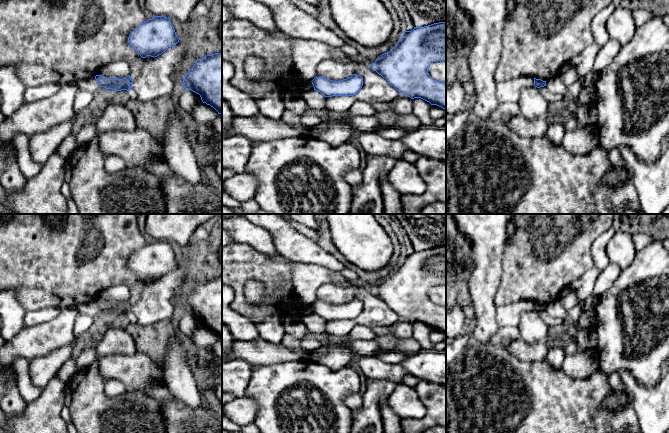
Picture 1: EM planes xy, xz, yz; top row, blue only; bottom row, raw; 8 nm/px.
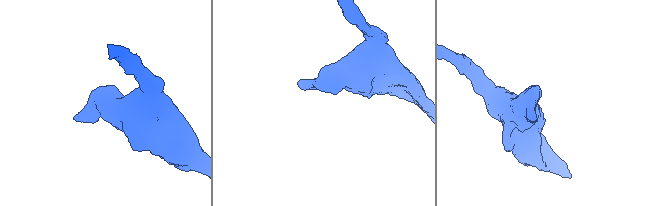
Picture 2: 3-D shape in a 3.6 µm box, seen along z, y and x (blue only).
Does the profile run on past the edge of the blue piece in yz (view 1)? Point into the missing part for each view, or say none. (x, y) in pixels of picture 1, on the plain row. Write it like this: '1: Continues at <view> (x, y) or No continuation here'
1: No continuation here

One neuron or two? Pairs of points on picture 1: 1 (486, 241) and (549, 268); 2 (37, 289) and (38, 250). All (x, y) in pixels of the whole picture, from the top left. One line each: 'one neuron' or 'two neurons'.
1: two neurons
2: one neuron

